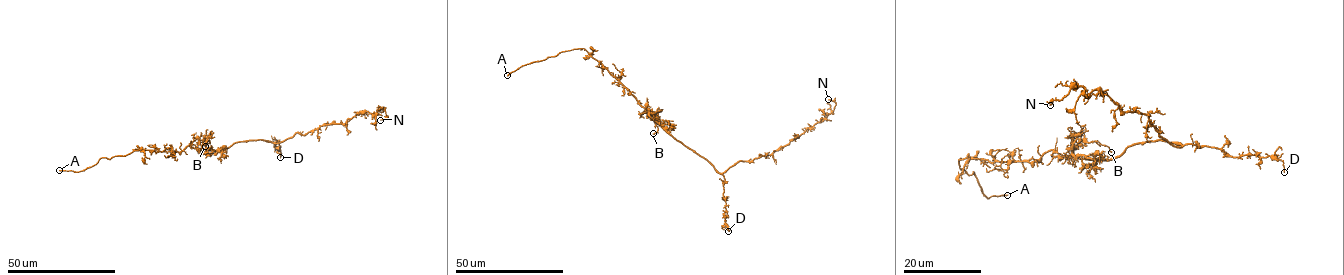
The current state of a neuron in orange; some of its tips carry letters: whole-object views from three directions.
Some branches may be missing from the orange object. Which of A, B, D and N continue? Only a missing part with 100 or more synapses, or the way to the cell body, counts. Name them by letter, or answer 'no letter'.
A

